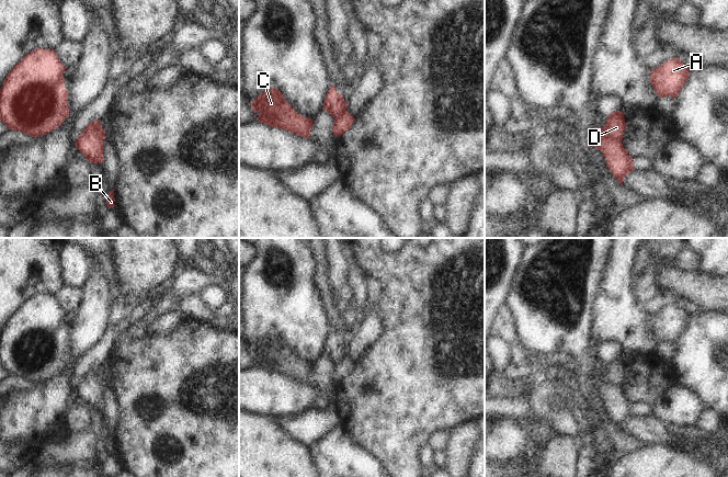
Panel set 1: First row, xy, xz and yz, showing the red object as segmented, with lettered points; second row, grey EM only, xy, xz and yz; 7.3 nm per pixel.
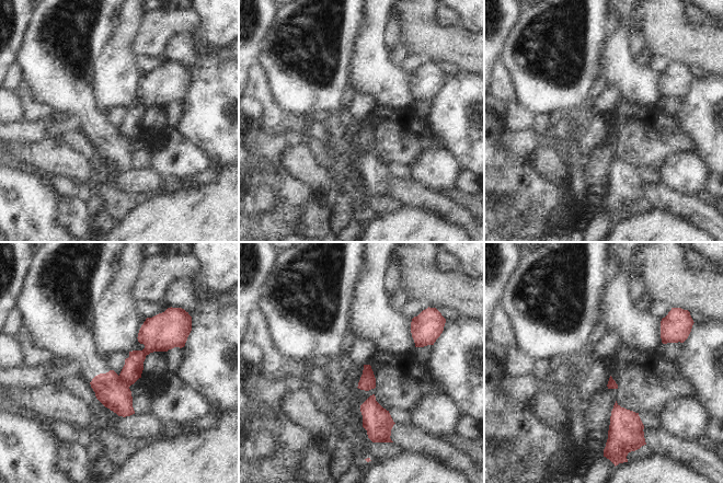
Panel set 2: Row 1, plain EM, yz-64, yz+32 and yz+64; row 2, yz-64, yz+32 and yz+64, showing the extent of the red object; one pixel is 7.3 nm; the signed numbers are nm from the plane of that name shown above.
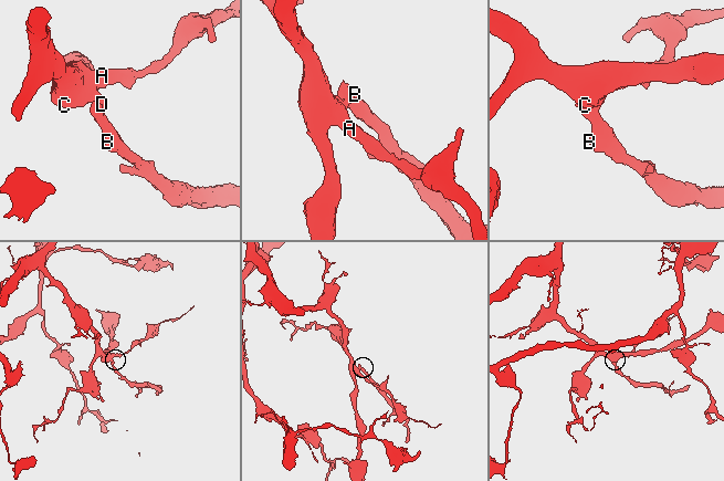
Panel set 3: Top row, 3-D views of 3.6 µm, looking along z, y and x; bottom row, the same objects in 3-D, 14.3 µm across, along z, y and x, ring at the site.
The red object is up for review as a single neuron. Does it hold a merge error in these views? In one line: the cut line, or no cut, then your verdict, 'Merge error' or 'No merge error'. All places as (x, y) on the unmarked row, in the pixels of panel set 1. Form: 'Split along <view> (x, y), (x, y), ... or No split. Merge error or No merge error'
Split along yz (604, 372), (605, 379), (610, 385), (621, 387). Merge error

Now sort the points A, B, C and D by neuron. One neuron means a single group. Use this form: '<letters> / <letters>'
A C D / B

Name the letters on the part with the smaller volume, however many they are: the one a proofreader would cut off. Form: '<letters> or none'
B

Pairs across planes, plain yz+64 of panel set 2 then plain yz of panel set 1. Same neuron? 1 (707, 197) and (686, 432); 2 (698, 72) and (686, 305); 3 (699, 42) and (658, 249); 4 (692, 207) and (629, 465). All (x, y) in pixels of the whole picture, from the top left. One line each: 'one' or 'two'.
1: one
2: one
3: one
4: two

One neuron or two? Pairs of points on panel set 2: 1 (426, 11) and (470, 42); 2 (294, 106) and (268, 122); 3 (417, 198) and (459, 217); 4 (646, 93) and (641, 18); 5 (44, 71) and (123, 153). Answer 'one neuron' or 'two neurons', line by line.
1: one neuron
2: two neurons
3: one neuron
4: two neurons
5: one neuron

